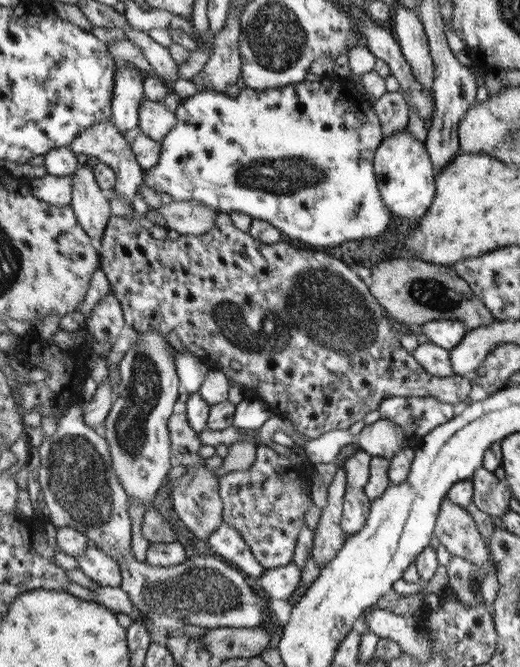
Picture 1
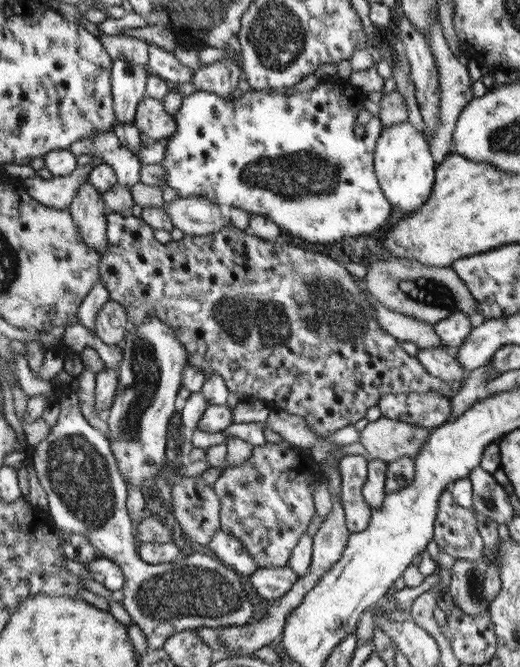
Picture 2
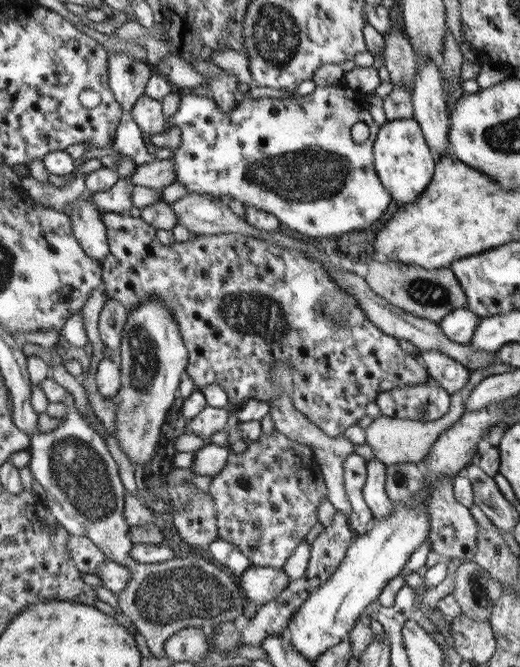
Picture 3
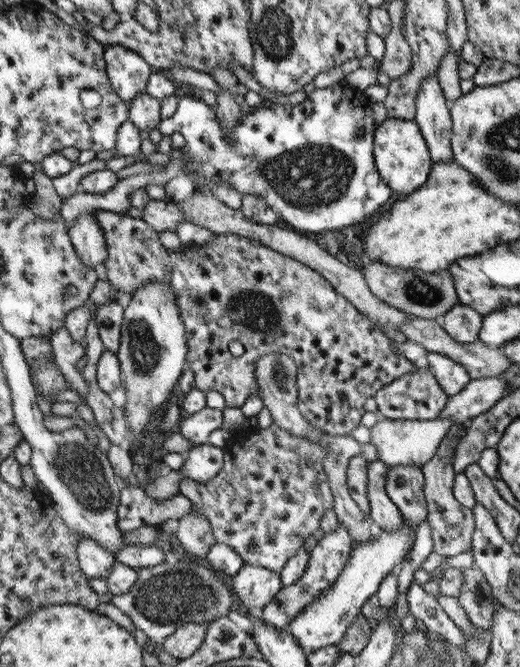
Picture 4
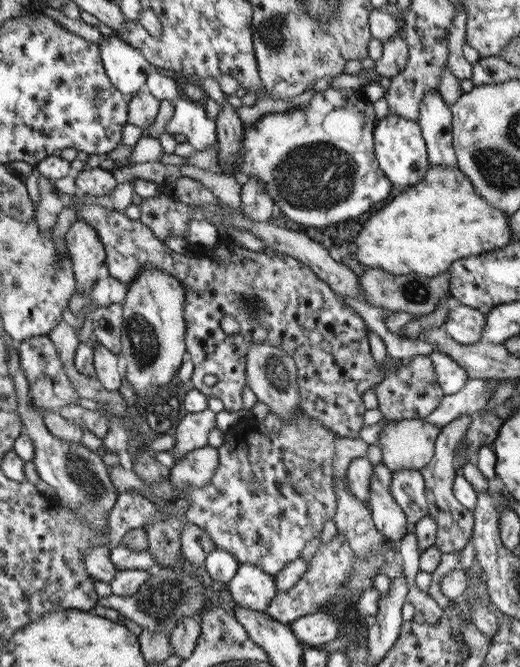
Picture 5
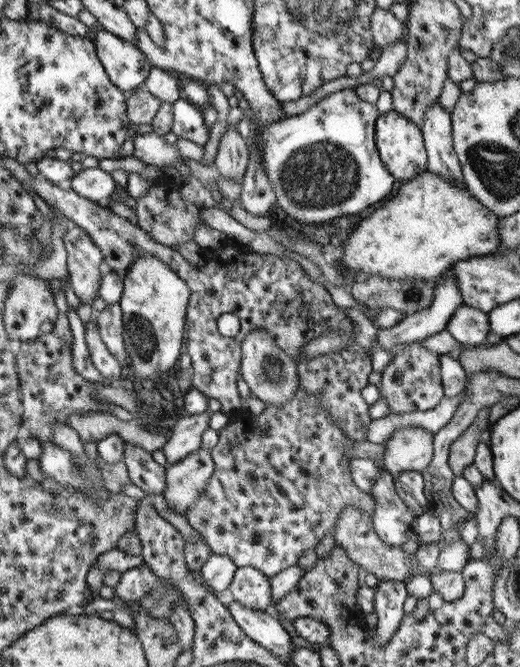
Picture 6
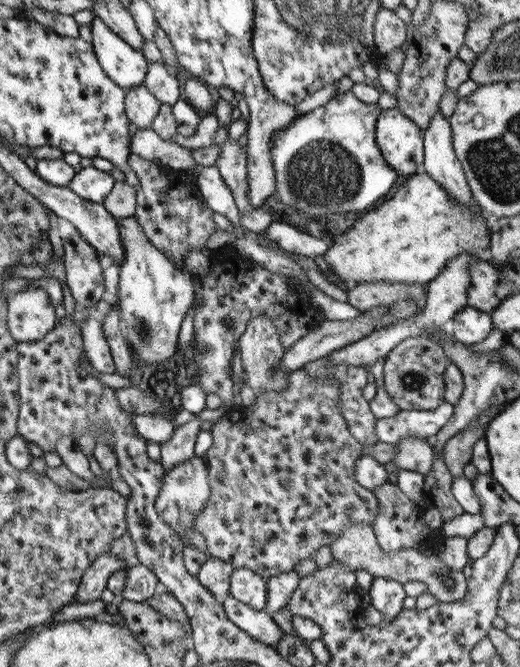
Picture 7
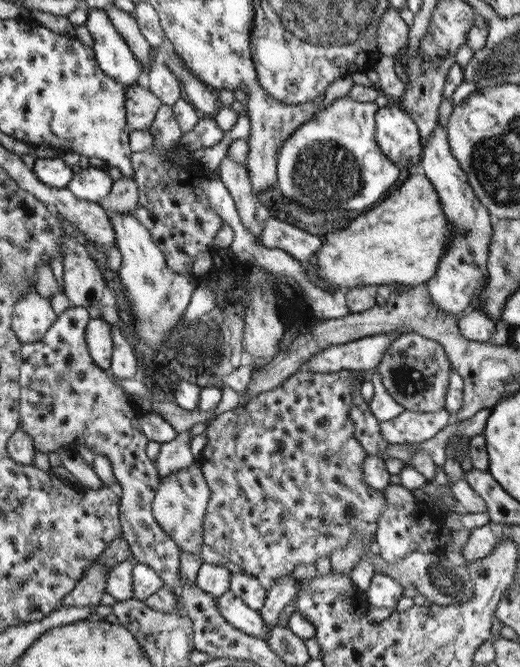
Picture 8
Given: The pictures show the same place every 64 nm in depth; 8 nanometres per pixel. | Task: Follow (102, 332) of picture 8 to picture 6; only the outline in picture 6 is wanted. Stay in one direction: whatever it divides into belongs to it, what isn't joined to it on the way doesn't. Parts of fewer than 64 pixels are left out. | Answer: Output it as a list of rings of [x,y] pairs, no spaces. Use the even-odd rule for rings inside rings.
[[[91,319],[84,325],[84,328],[86,344],[96,370],[108,380],[108,384],[119,385],[123,368],[120,367],[118,359],[108,350],[100,338],[98,324]]]

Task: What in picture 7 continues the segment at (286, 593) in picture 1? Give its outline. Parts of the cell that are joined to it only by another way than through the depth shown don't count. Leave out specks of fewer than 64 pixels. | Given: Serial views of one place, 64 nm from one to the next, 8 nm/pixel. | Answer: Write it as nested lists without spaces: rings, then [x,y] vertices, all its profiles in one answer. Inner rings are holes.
[[[237,568],[232,572],[229,592],[244,604],[264,611],[268,600],[267,582],[248,568]]]

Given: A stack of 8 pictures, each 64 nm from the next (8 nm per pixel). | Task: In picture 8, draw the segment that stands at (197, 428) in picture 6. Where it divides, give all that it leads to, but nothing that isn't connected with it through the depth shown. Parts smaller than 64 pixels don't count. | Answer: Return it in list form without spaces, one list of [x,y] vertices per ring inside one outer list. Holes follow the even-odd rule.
[[[192,430],[180,432],[176,439],[170,442],[162,443],[156,465],[158,466],[159,476],[161,479],[177,472],[178,470],[185,470],[188,466],[195,463],[194,456],[190,449],[190,440],[193,436]]]

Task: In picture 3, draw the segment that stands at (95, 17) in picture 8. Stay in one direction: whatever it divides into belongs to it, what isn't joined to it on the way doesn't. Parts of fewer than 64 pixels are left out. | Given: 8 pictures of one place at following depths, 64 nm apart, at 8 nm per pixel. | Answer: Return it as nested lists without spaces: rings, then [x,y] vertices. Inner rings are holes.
[[[114,51],[109,62],[112,92],[122,104],[122,112],[131,112],[137,98],[145,94],[147,82],[152,76],[151,66],[123,52]]]

